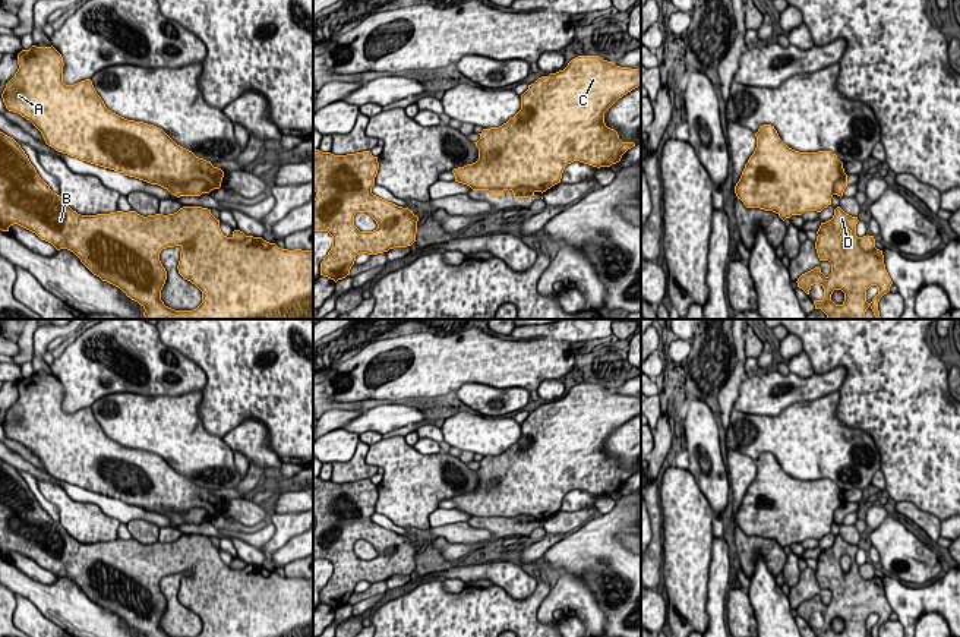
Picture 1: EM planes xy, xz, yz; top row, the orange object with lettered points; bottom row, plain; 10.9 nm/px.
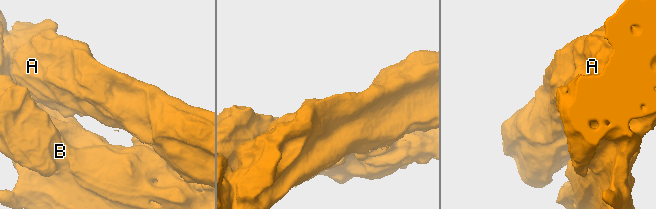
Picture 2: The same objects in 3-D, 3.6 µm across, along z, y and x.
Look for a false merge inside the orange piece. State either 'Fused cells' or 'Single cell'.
Fused cells

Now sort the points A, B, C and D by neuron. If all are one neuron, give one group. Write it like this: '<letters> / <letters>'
A C / B D

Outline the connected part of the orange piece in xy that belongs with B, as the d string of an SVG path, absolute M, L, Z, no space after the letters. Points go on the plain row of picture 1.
M0 460L0 558L18 552L57 578L73 580L80 590L102 609L119 615L127 625L143 637L171 637L161 628L167 599L160 589L162 577L180 574L179 602L202 619L202 631L196 637L313 637L313 578L281 577L262 565L246 564L234 558L231 565L222 562L220 548L211 537L183 534L174 542L143 545L136 539L80 543L66 529L54 521L40 505L20 473Z

